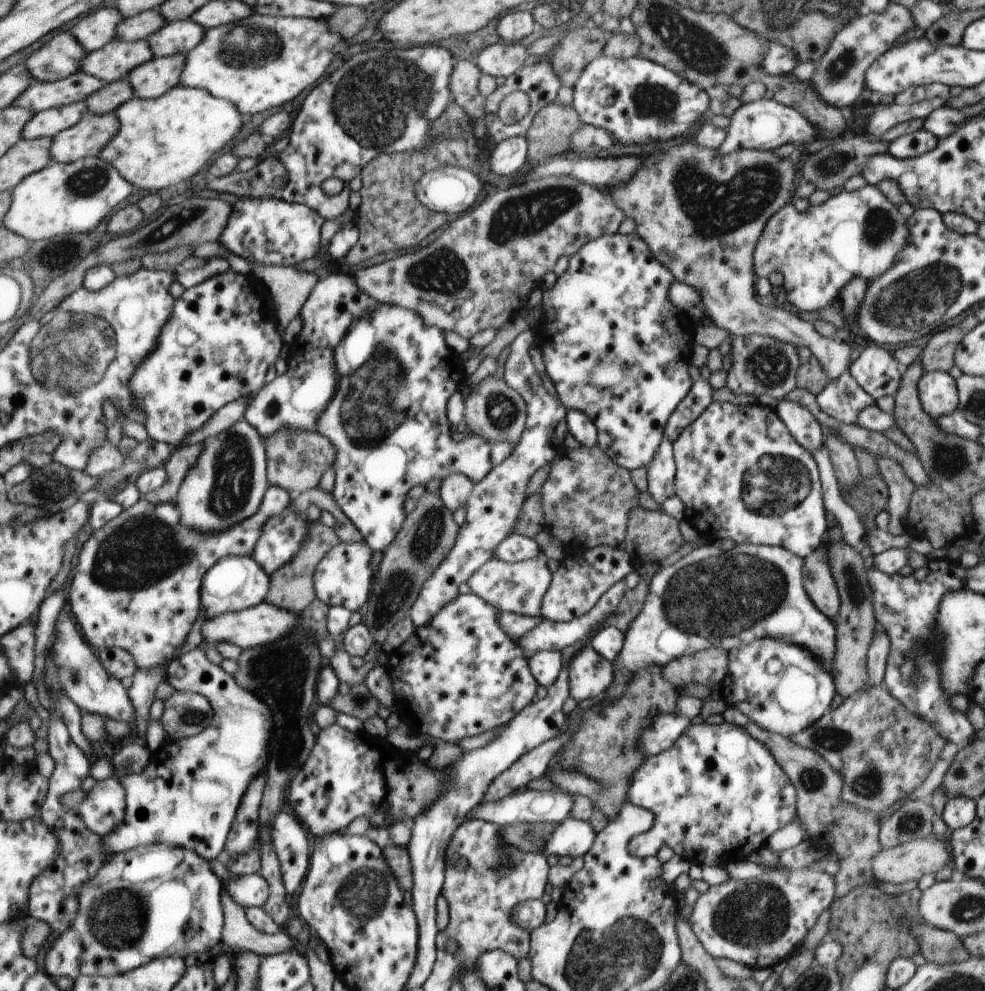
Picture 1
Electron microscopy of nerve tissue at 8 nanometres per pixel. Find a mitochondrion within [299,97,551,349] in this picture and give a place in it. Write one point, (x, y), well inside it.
(440, 272)

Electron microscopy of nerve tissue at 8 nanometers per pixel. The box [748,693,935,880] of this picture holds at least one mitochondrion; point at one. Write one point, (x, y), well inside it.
(868, 784)

